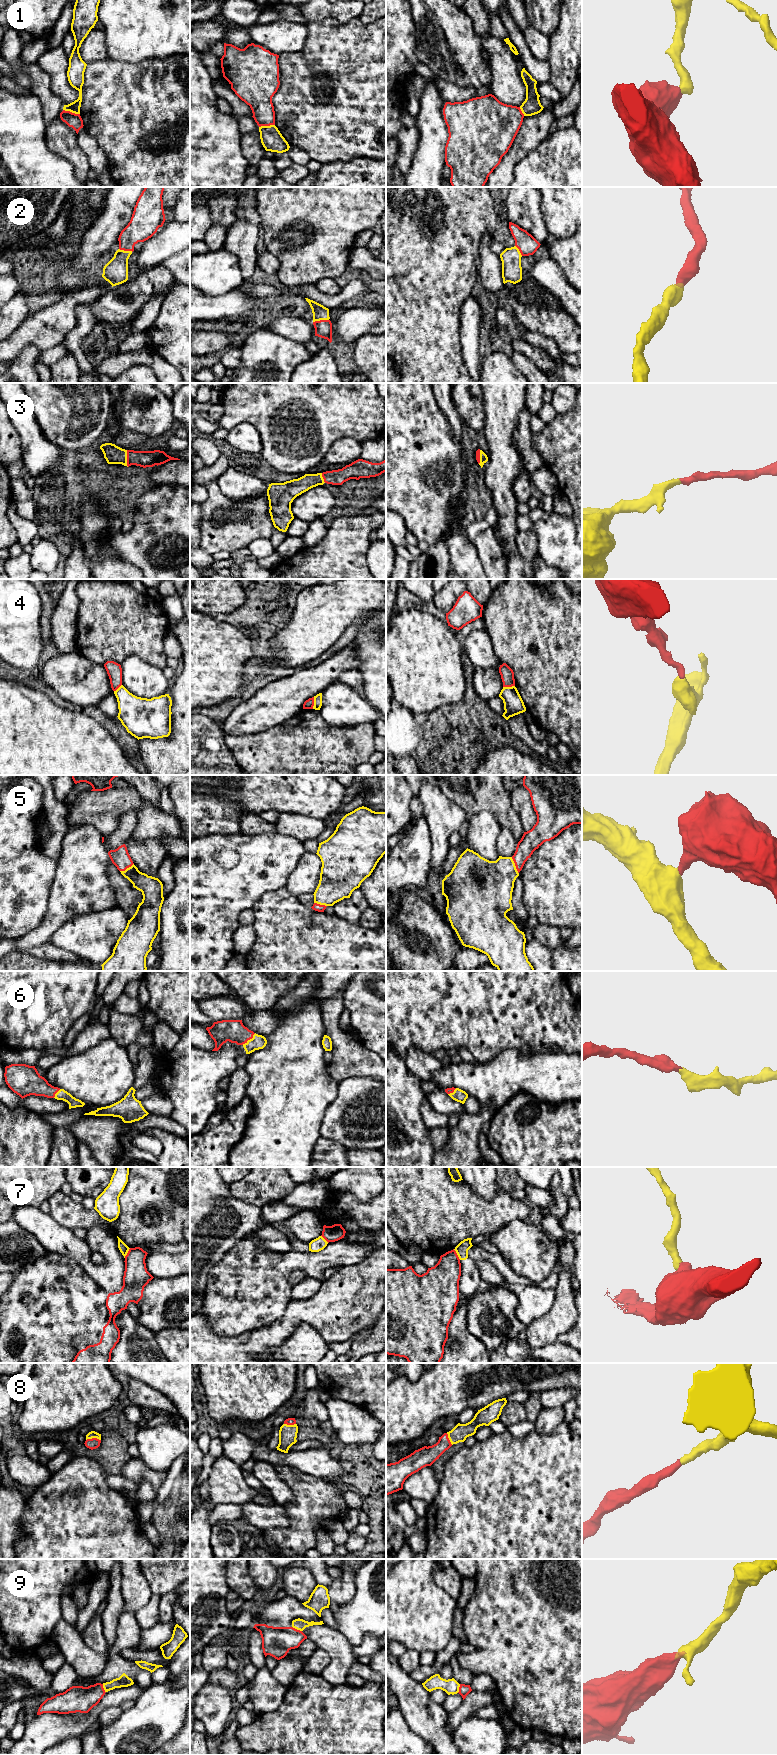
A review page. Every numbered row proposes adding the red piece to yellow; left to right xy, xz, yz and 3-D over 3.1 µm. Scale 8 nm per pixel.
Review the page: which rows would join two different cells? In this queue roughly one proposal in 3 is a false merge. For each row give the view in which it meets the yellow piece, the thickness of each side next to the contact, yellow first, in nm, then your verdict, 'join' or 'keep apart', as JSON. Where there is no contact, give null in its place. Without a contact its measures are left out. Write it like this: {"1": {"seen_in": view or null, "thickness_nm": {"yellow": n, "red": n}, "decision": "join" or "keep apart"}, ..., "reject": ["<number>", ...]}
{"1": {"seen_in": "xy", "thickness_nm": {"yellow": 110, "red": 120}, "decision": "keep apart"}, "2": {"seen_in": "xz", "thickness_nm": {"yellow": 120, "red": 140}, "decision": "join"}, "3": {"seen_in": "xy", "thickness_nm": {"yellow": 150, "red": 130}, "decision": "join"}, "4": {"seen_in": "xz", "thickness_nm": {"yellow": 60, "red": 80}, "decision": "keep apart"}, "5": {"seen_in": "yz", "thickness_nm": {"yellow": 380, "red": 160}, "decision": "join"}, "6": {"seen_in": "xz", "thickness_nm": {"yellow": 110, "red": 180}, "decision": "join"}, "7": {"seen_in": "yz", "thickness_nm": {"yellow": 100, "red": 280}, "decision": "keep apart"}, "8": {"seen_in": "xy", "thickness_nm": {"yellow": 60, "red": 90}, "decision": "join"}, "9": {"seen_in": "xz", "thickness_nm": {"yellow": 90, "red": 240}, "decision": "join"}, "reject": ["1", "4", "7"]}

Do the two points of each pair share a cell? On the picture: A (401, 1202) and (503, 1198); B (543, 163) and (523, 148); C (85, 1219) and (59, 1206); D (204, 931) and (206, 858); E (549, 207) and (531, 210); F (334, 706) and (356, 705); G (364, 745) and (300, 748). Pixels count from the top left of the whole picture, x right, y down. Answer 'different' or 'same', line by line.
A: same
B: different
C: same
D: same
E: different
F: same
G: same

